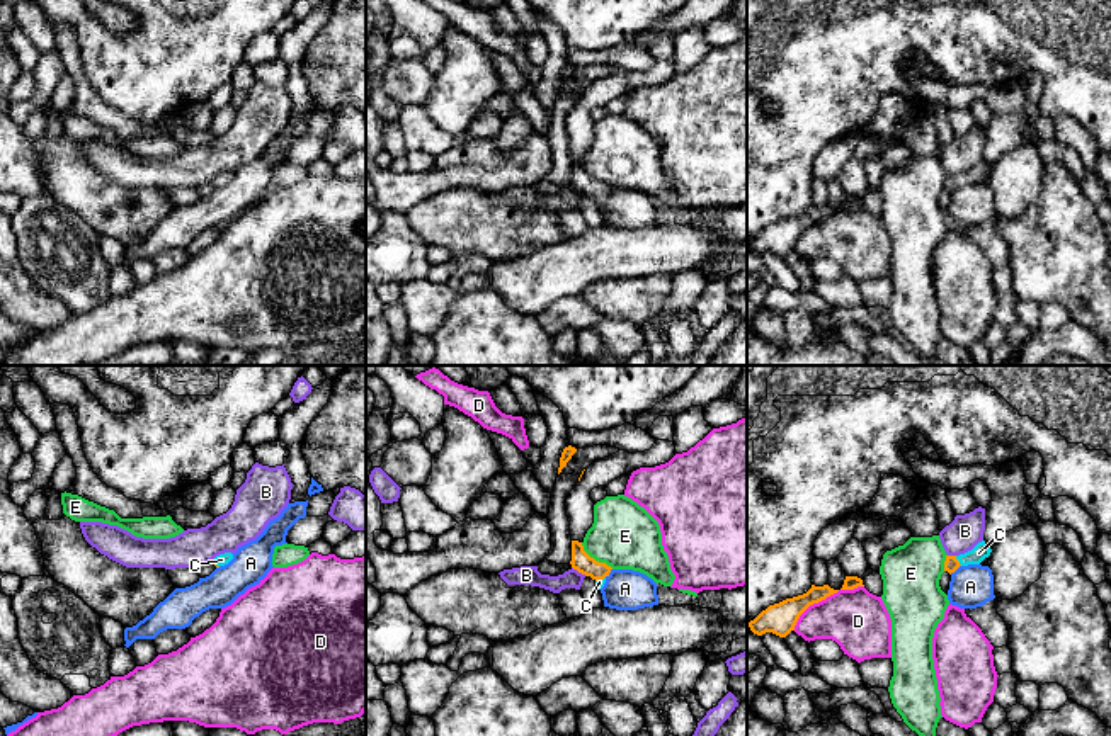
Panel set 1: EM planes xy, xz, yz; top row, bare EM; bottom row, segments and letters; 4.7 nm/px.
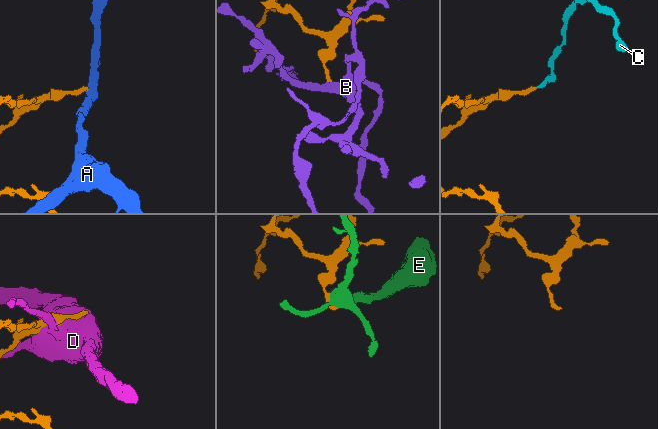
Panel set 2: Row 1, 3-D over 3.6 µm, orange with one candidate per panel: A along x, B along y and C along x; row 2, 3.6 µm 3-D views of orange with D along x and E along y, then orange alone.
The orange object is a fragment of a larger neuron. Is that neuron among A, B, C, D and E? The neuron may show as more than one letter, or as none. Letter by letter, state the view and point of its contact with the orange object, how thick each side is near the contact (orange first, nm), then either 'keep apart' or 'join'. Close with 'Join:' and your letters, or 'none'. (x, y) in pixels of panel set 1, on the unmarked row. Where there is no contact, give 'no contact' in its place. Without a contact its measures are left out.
A: xz (608, 192) | 90/190 nm | keep apart
B: xz (579, 191) | 90/100 nm | keep apart
C: yz (958, 181) | 70/80 nm | join
D: yz (824, 218) | 150/300 nm | keep apart
E: xz (594, 179) | 90/320 nm | keep apart
Join: C

